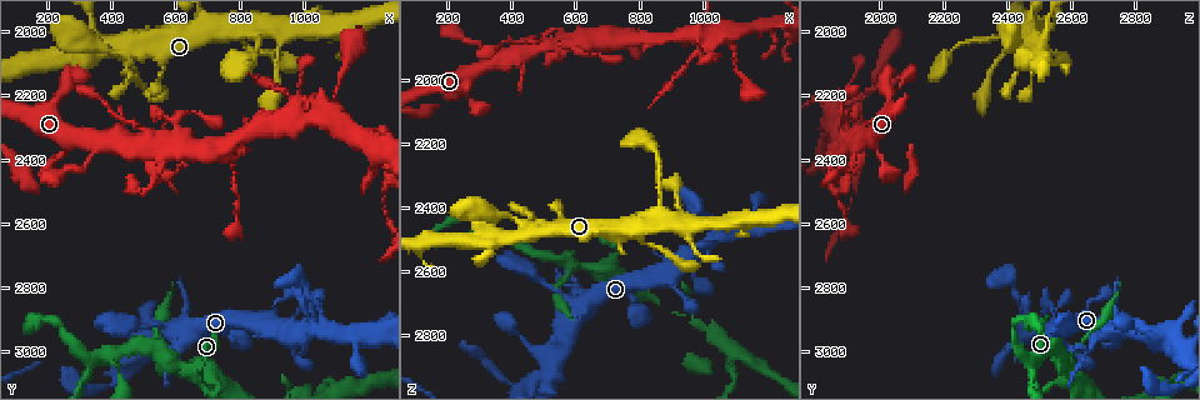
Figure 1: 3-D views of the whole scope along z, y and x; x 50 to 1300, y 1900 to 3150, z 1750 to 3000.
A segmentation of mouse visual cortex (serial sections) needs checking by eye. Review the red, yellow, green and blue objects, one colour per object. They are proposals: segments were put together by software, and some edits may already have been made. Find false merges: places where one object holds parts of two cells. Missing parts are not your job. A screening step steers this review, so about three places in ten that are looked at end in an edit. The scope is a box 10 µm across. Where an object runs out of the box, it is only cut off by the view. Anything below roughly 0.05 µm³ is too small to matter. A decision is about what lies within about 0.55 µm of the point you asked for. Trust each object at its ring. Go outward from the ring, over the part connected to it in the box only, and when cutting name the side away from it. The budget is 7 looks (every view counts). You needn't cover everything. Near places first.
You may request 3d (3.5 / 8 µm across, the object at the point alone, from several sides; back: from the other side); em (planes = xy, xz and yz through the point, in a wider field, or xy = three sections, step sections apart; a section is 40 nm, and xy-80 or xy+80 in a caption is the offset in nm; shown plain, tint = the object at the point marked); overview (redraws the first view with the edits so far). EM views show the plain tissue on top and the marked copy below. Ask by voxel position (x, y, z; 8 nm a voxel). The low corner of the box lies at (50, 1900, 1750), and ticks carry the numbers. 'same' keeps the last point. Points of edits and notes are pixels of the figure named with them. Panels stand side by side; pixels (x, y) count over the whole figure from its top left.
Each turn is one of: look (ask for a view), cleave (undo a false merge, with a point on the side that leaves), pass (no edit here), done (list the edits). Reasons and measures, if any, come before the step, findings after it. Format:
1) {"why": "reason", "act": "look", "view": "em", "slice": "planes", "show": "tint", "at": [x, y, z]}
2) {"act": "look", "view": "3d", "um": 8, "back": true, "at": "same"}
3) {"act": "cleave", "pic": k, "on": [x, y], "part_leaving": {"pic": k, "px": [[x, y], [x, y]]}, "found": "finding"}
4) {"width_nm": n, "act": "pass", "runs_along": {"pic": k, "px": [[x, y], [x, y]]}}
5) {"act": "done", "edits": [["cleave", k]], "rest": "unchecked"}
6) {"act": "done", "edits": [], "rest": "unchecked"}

{"why": "sharp bend", "act": "look", "view": "3d", "um": 3.5, "at": [410, 2060, 2490]}

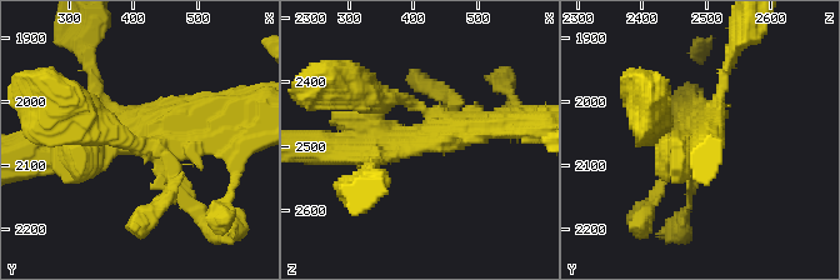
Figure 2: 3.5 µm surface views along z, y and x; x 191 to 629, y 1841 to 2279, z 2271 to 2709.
{"act": "pass", "found": "continuous, no second cell"}

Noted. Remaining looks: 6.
{"why": "side arm on a straight run", "act": "look", "view": "3d", "um": 8, "at": [410, 3010, 2510]}

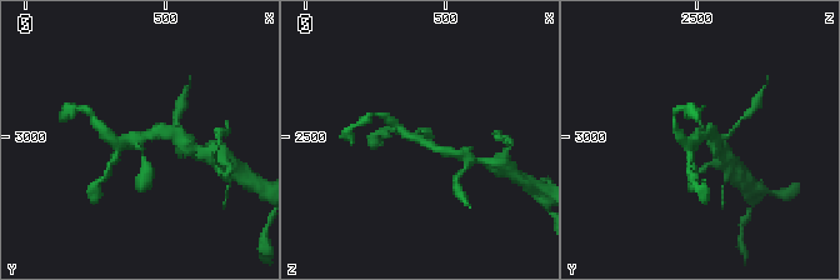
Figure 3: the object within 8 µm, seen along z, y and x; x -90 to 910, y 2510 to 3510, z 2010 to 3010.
{"why": "closer look", "act": "look", "view": "3d", "um": 3.5, "at": "same"}

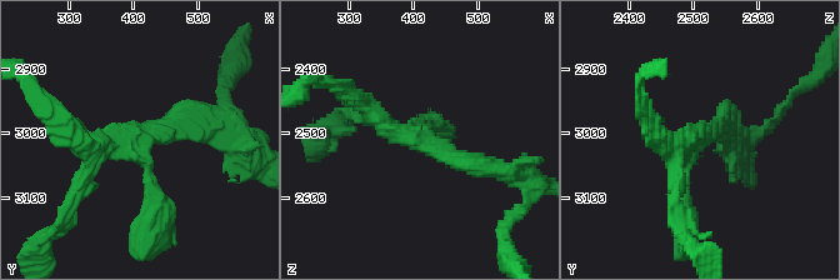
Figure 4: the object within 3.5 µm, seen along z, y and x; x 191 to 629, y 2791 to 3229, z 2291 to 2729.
{"act": "look", "view": "em", "slice": "planes", "show": "tint", "at": [410, 3000, 2515]}

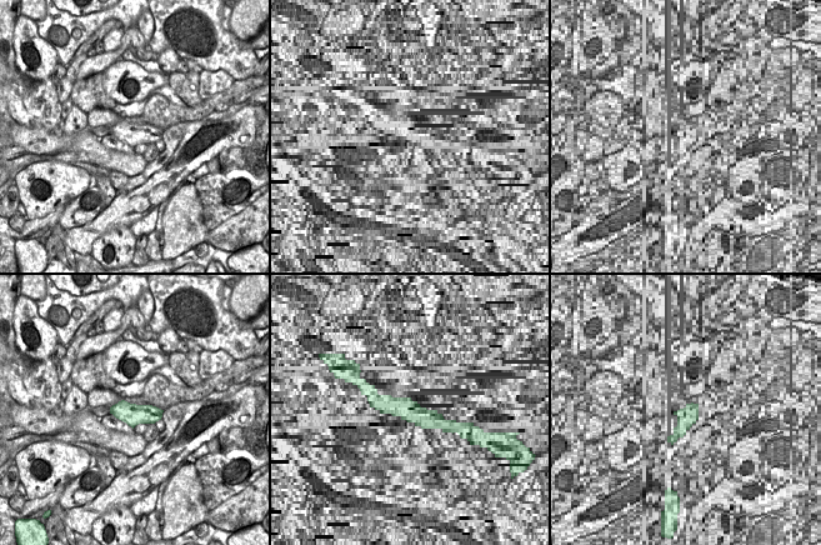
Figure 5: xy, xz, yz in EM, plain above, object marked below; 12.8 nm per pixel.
{"arm_widths_nm": [150, 250, 250], "act": "pass", "runs_along": {"pic": 4, "px": [[498, 170], [390, 131], [360, 100]]}, "found": "one cell here"}

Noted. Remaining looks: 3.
{"why": "thin neck", "act": "look", "view": "3d", "um": 8, "at": [180, 2910, 2460]}

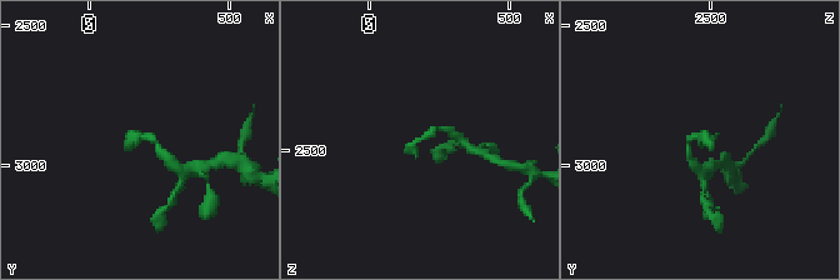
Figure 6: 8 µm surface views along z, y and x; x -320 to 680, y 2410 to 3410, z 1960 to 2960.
{"why": "now the EM", "act": "look", "view": "em", "slice": "xy", "step": 1, "show": "tint", "at": "same"}

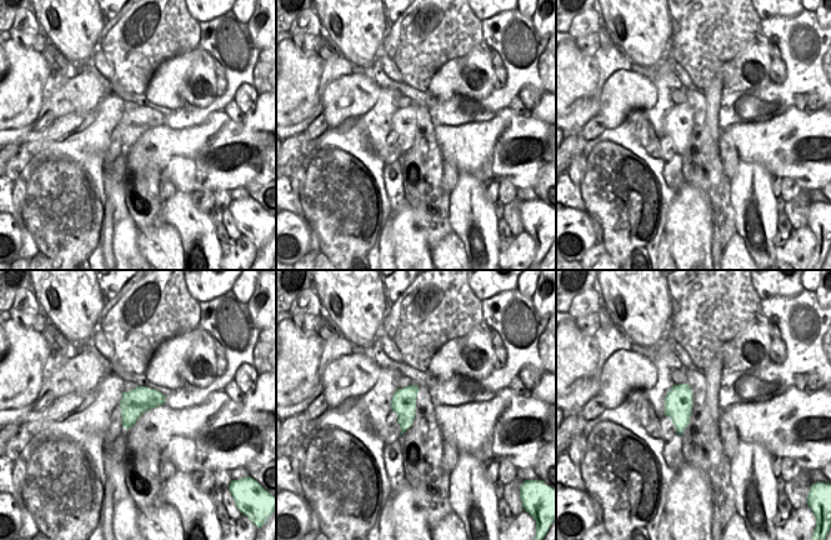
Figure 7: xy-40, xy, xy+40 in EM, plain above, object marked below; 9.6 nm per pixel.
{"act": "pass", "runs_along": {"pic": 6, "px": [[444, 129], [414, 143], [416, 156]]}, "found": "one cell here"}

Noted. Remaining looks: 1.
{"act": "done", "edits": [], "rest": "unchecked"}

